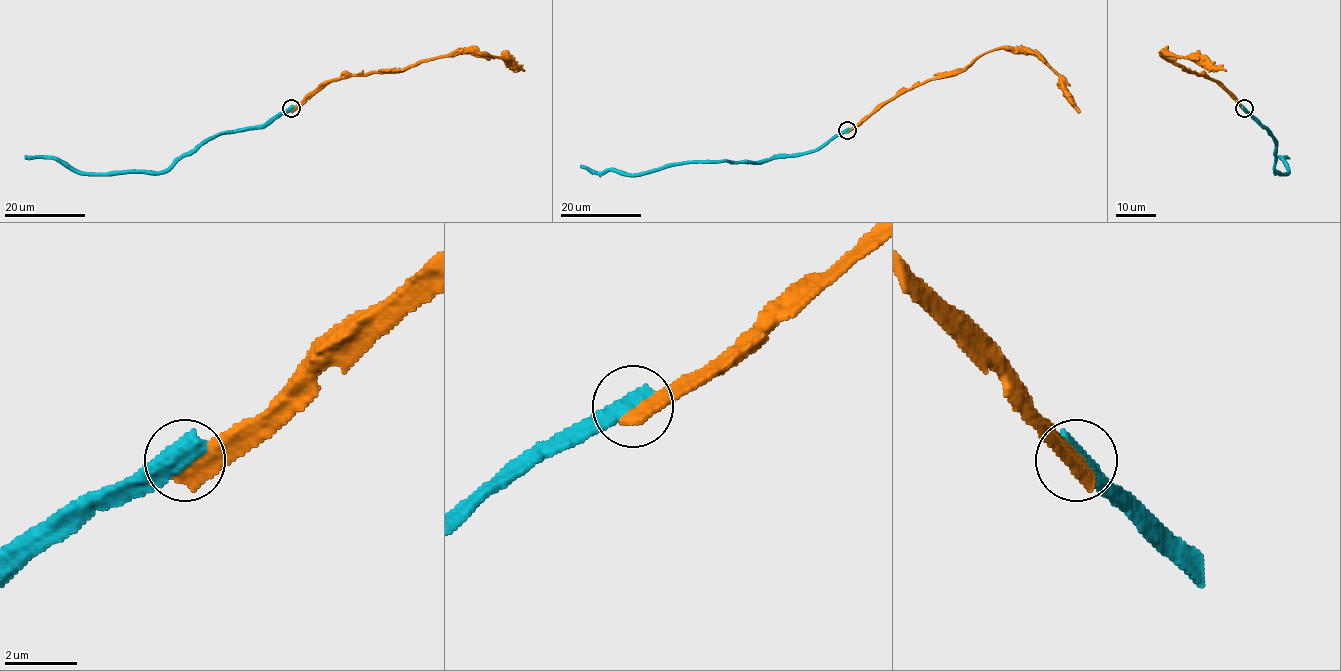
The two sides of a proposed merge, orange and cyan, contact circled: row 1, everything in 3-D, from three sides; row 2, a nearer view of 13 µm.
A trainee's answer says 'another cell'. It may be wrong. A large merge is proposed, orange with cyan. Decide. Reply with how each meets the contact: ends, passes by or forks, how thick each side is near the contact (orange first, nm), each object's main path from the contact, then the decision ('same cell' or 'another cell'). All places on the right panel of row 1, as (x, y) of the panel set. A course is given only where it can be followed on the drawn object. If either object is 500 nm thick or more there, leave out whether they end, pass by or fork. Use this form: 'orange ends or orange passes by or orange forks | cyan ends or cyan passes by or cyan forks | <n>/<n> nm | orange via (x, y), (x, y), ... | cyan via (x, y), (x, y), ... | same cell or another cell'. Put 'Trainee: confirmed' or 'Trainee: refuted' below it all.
500/600 nm | orange via (1244, 109), (1216, 81), (1188, 72), (1161, 54), (1199, 57), (1226, 70) | cyan via (1244, 109), (1273, 137), (1276, 172), (1287, 172), (1285, 157), (1278, 156) | another cell
Trainee: confirmed

